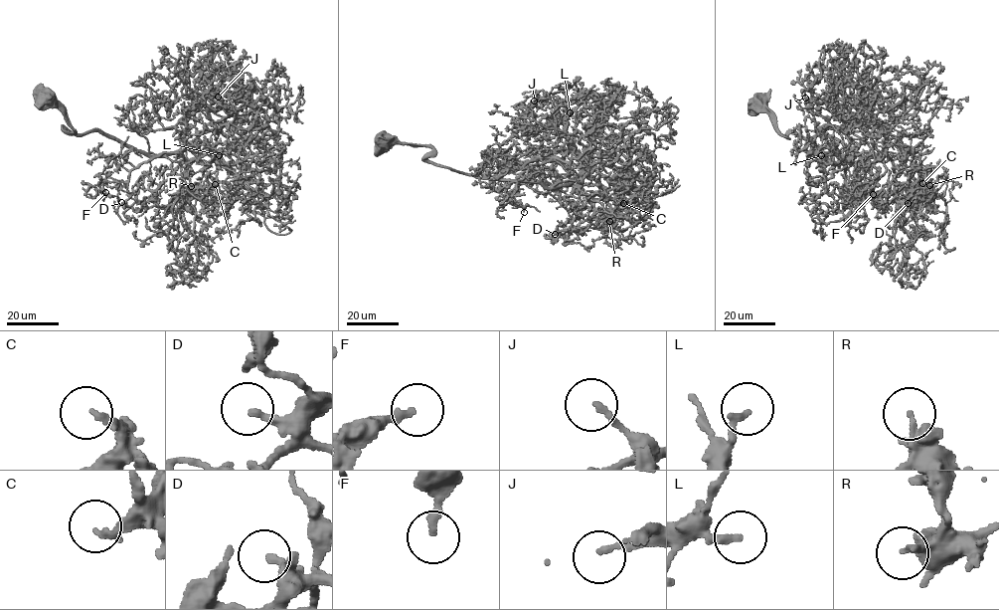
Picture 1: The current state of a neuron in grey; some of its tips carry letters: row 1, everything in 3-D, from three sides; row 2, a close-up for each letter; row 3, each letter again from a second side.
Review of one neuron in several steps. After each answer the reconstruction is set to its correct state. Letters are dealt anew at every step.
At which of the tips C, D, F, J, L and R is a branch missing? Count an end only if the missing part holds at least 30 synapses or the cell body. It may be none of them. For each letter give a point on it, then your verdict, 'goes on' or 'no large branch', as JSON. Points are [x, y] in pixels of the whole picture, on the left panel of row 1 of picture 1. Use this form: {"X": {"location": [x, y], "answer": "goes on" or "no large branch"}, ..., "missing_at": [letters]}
{"C": {"location": [215, 184], "answer": "no large branch"}, "D": {"location": [121, 202], "answer": "no large branch"}, "F": {"location": [105, 192], "answer": "no large branch"}, "J": {"location": [218, 97], "answer": "no large branch"}, "L": {"location": [219, 155], "answer": "no large branch"}, "R": {"location": [191, 186], "answer": "no large branch"}, "missing_at": []}

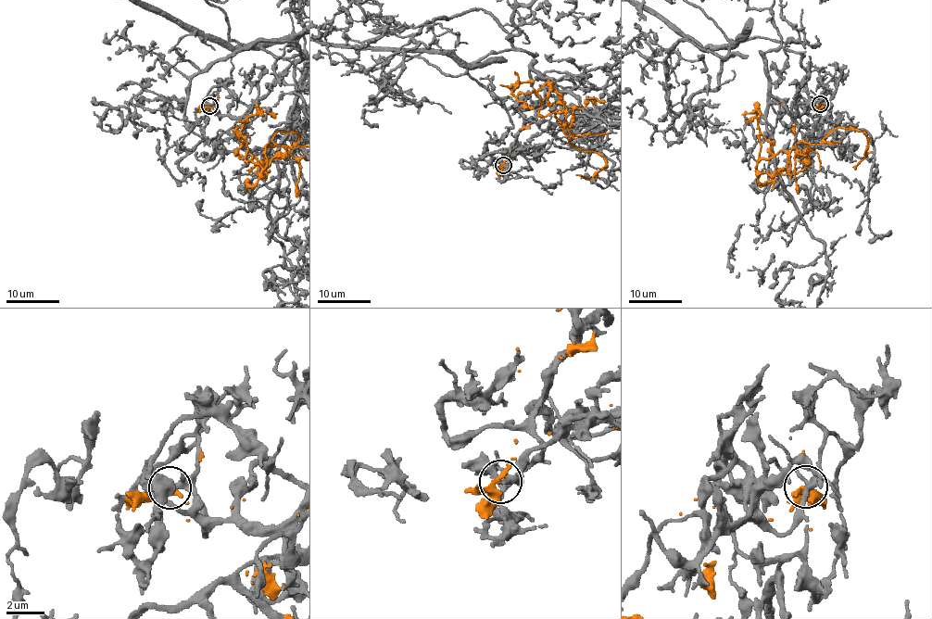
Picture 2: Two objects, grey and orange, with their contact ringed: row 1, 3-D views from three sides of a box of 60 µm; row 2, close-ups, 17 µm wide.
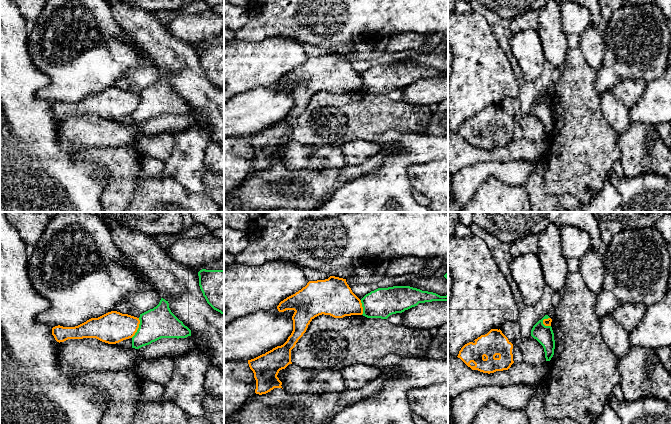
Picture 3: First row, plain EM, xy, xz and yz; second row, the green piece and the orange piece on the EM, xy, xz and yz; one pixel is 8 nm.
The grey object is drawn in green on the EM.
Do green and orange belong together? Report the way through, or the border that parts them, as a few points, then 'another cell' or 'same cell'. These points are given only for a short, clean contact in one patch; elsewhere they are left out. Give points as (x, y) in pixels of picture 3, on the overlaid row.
border along xy (139, 318), (139, 327), (131, 337); another cell

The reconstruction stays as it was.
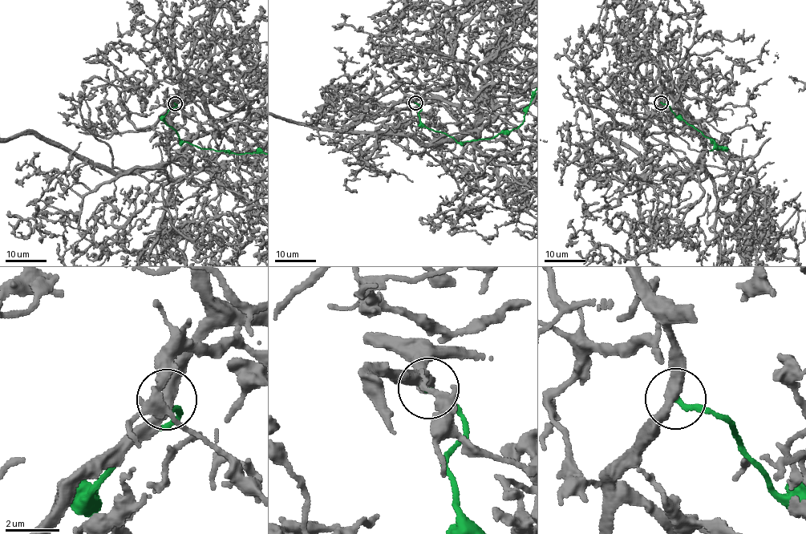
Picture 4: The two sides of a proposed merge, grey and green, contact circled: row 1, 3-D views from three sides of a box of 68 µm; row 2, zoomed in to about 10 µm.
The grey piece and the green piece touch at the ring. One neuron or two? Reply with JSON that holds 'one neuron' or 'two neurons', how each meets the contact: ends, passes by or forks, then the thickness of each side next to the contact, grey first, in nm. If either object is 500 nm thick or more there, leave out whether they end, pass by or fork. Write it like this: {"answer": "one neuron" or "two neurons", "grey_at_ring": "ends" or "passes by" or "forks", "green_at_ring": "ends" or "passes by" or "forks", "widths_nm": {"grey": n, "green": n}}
{"answer": "two neurons", "grey_at_ring": "passes by", "green_at_ring": "ends", "widths_nm": {"grey": 400, "green": 200}}

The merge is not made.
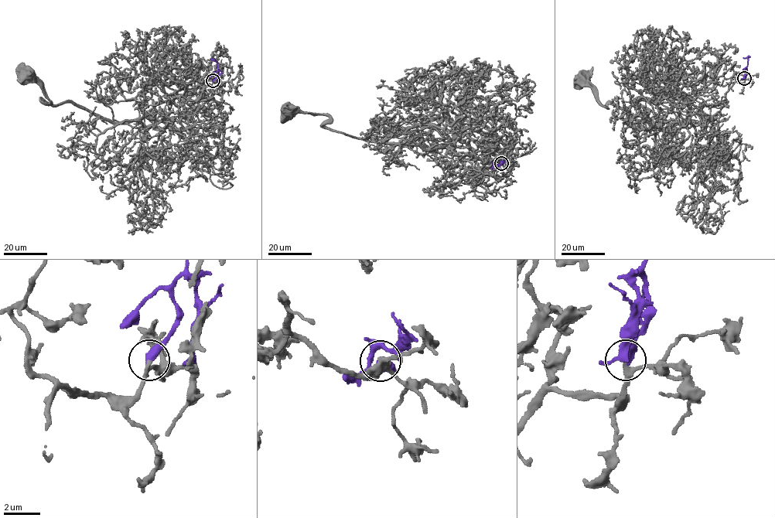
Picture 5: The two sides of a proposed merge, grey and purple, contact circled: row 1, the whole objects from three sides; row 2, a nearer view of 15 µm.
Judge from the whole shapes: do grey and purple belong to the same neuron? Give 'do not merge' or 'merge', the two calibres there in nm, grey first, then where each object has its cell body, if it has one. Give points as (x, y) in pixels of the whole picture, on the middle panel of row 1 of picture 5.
merge; calibres 180 and 480 nm; soma grey (289, 110); soma purple none

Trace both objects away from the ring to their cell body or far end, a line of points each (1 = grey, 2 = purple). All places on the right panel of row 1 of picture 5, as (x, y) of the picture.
1: (744, 78), (715, 114), (705, 117), (689, 101), (686, 118), (668, 124), (638, 104), (604, 107), (581, 80)
2: (744, 78), (747, 73), (748, 56)

